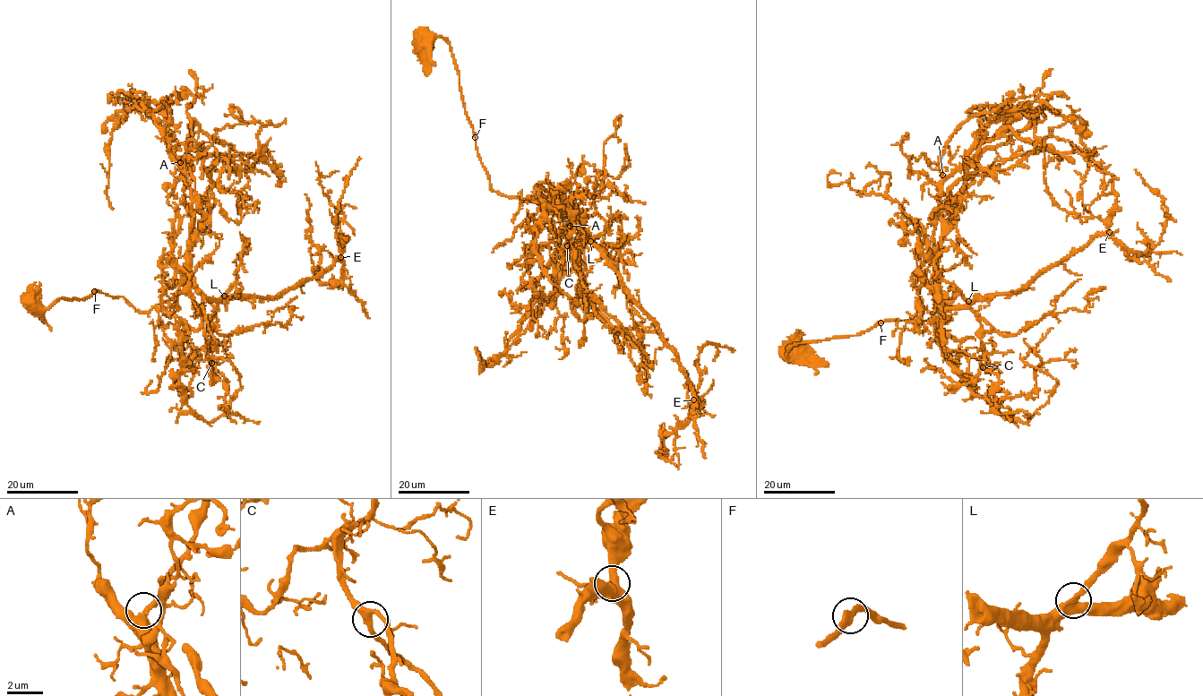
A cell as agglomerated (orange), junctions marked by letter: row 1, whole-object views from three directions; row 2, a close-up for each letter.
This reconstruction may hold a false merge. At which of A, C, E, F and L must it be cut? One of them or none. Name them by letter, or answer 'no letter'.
no letter

